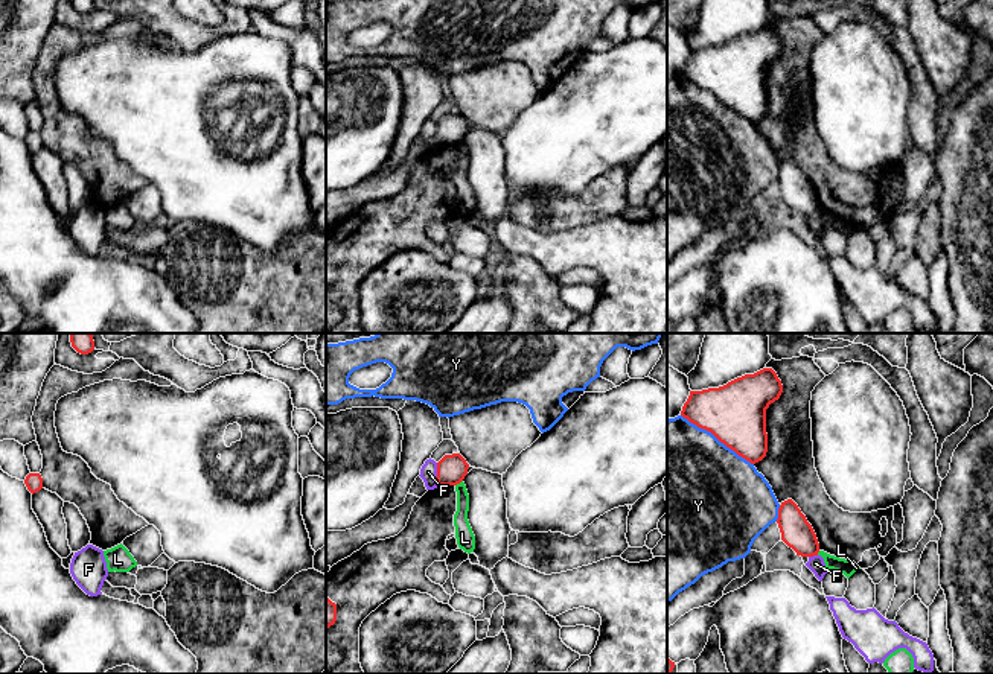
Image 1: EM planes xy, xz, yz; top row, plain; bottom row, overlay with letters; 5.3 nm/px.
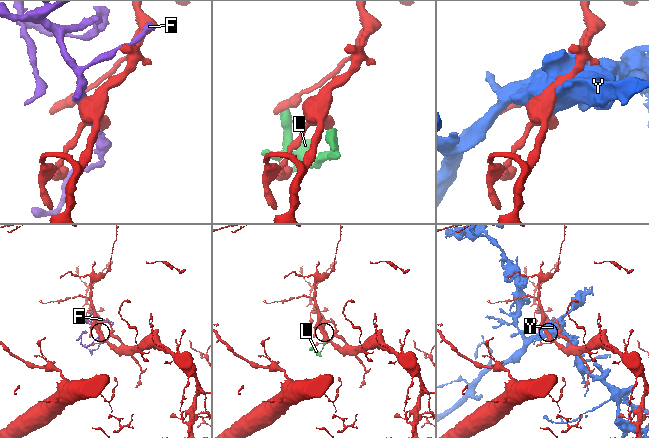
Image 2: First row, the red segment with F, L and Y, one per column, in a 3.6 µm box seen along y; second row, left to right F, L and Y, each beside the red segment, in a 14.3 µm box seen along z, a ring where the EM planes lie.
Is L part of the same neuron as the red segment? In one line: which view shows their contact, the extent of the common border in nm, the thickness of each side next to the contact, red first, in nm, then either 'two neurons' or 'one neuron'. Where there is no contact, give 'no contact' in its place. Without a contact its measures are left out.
xz | 50 nm | 160/90 nm | two neurons

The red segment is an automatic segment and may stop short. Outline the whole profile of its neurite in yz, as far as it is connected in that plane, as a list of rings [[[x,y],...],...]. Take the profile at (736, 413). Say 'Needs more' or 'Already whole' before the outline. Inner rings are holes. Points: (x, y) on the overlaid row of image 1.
Already whole. [[[763,368],[719,388],[690,391],[681,415],[755,464],[768,452],[766,409],[781,393],[777,373]]]

